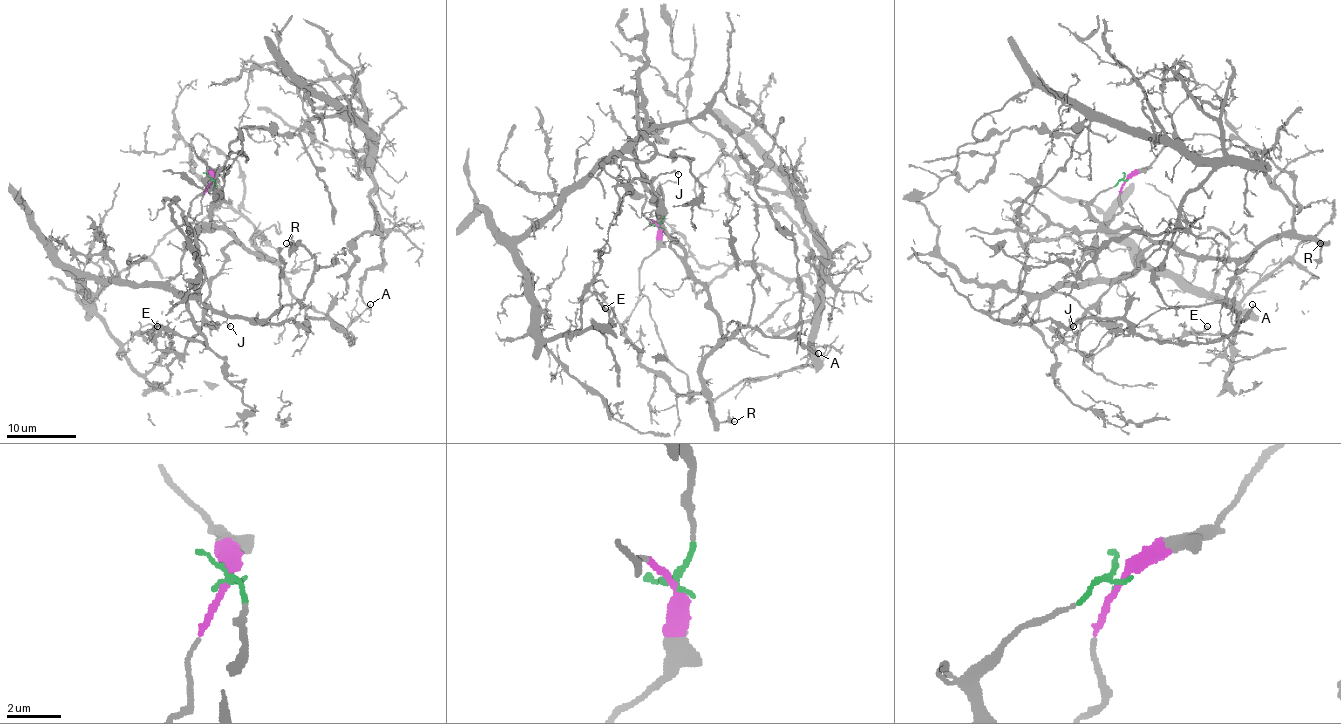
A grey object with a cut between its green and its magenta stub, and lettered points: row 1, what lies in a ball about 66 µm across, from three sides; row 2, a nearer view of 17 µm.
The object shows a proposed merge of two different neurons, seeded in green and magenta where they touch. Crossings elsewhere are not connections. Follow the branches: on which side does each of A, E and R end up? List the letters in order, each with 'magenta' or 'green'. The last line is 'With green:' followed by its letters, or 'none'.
A: green
E: magenta
R: green
With green: A, R

